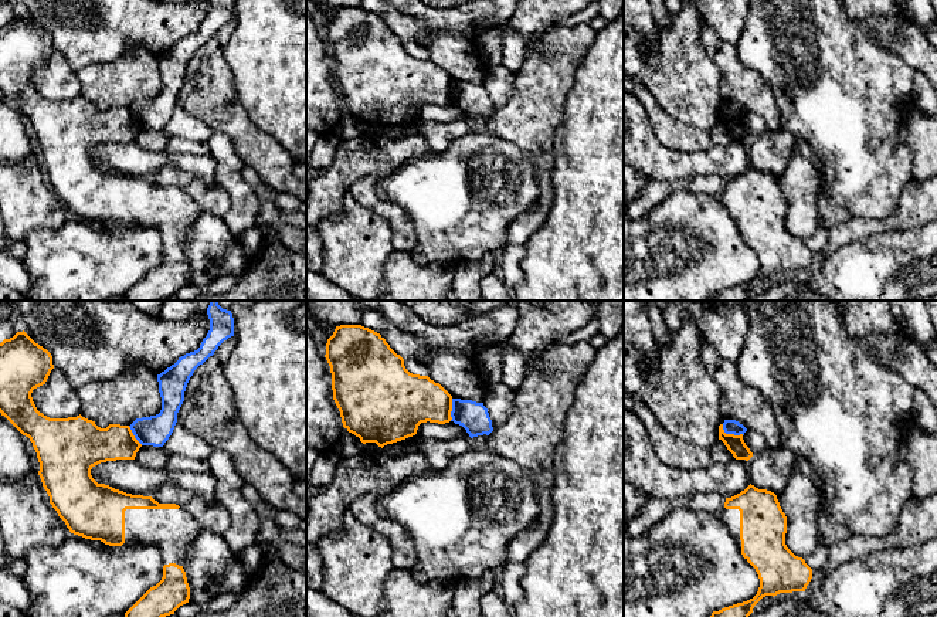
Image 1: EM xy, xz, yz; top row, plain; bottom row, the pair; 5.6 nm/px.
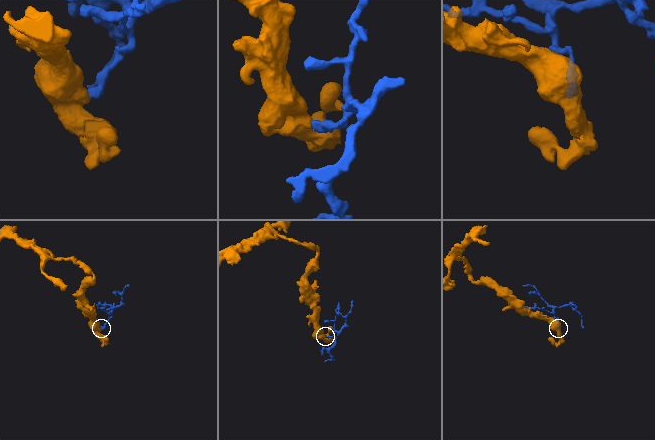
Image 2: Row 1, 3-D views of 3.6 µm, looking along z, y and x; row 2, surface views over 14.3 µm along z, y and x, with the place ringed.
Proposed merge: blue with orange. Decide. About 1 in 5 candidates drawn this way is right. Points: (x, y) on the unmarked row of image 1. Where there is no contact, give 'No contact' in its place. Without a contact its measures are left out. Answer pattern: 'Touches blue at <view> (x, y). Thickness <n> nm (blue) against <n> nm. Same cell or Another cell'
Touches blue at yz (730, 115). Thickness 80 nm (blue) against 100 nm. Another cell

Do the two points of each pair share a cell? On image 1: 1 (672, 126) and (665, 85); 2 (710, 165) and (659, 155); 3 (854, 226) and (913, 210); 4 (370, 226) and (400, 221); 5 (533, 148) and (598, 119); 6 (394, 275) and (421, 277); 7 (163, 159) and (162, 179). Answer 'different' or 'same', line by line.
1: different
2: same
3: same
4: different
5: different
6: same
7: different

